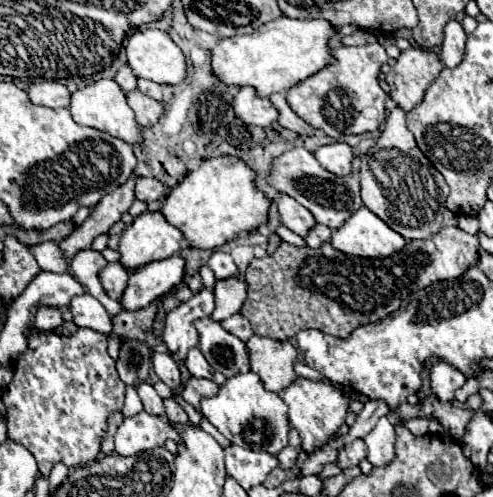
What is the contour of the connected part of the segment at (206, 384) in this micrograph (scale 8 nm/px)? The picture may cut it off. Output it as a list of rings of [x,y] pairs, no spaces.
[[[190,378],[186,388],[182,390],[182,396],[184,400],[194,406],[196,410],[200,410],[200,400],[202,398],[208,398],[208,396],[216,396],[216,392],[220,390],[220,386],[212,380],[200,380],[200,378]]]

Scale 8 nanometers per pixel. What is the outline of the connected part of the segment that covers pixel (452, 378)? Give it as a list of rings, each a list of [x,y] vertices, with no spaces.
[[[442,360],[430,370],[430,380],[432,380],[432,396],[440,402],[452,402],[454,392],[466,382],[466,378],[458,370],[454,370],[450,364]]]

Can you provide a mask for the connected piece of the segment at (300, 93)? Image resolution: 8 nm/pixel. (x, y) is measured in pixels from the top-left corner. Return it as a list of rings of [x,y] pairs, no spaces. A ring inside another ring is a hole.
[[[374,42],[366,46],[340,46],[334,50],[336,64],[322,68],[310,78],[298,82],[286,92],[292,110],[310,126],[324,130],[332,138],[344,134],[376,132],[386,120],[386,98],[388,94],[378,84],[378,74],[386,64],[386,50]]]

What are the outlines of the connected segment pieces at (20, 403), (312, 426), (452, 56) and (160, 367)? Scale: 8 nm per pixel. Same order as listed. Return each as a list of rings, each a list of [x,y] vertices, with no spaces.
[[[80,328],[72,336],[34,330],[28,350],[14,364],[14,378],[2,394],[8,410],[8,438],[28,448],[44,478],[56,462],[76,468],[96,460],[110,414],[122,410],[124,382],[116,374],[106,344],[106,336],[90,328]]]
[[[296,378],[286,390],[280,392],[280,398],[288,404],[288,422],[292,428],[298,430],[302,450],[308,454],[314,452],[316,448],[322,448],[326,440],[336,436],[338,428],[344,424],[350,402],[348,396],[342,390],[336,390],[332,384],[312,382],[306,378]]]
[[[450,20],[446,24],[446,34],[444,34],[444,42],[442,42],[442,60],[448,68],[456,68],[456,64],[460,64],[460,60],[464,60],[464,48],[466,48],[466,32],[460,26],[460,22]]]
[[[154,352],[152,354],[154,360],[154,372],[156,376],[170,388],[180,388],[180,370],[178,364],[164,352]]]

